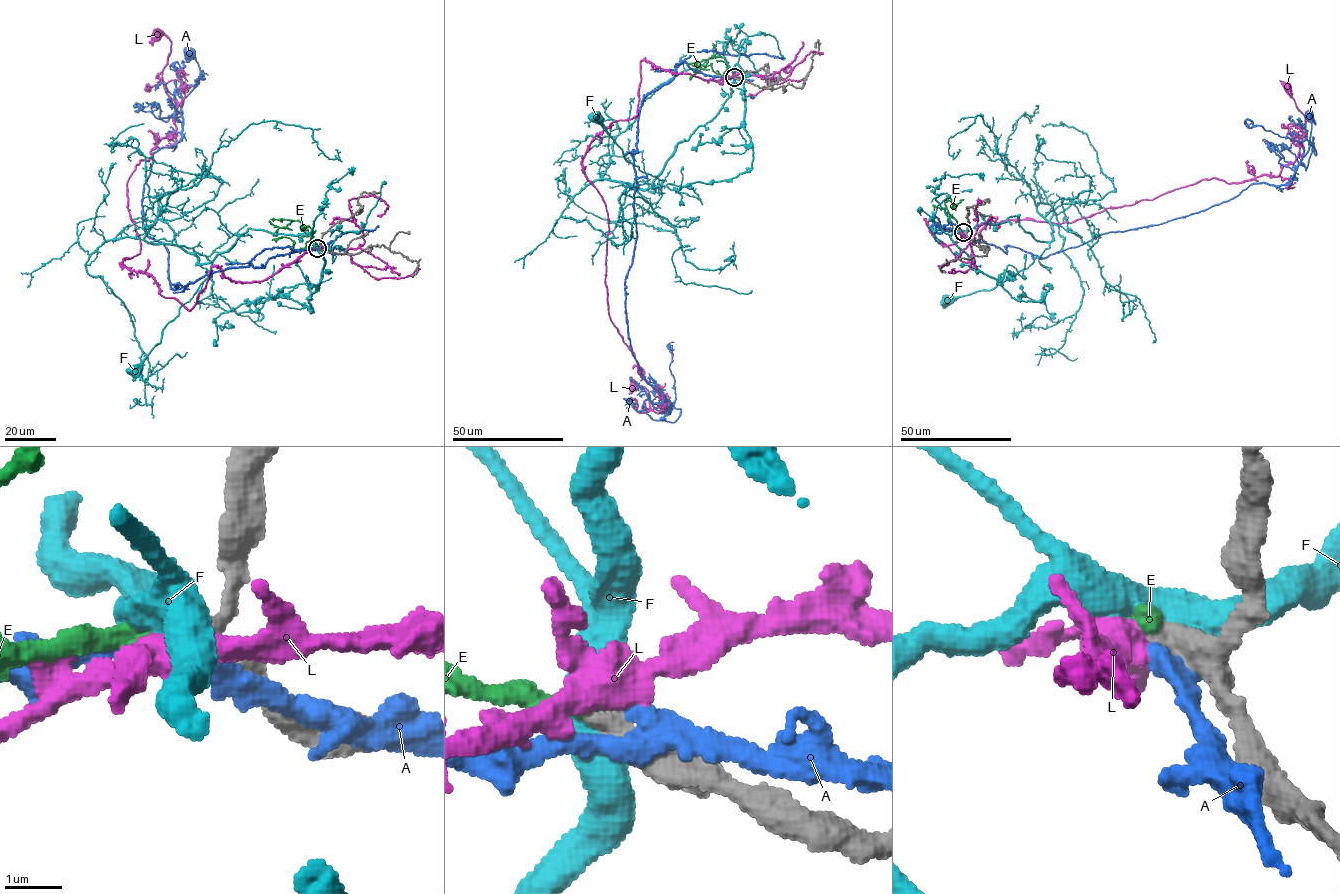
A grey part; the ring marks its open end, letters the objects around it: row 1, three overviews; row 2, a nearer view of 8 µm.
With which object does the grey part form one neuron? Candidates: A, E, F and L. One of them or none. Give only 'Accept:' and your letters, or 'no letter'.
Accept: no letter

